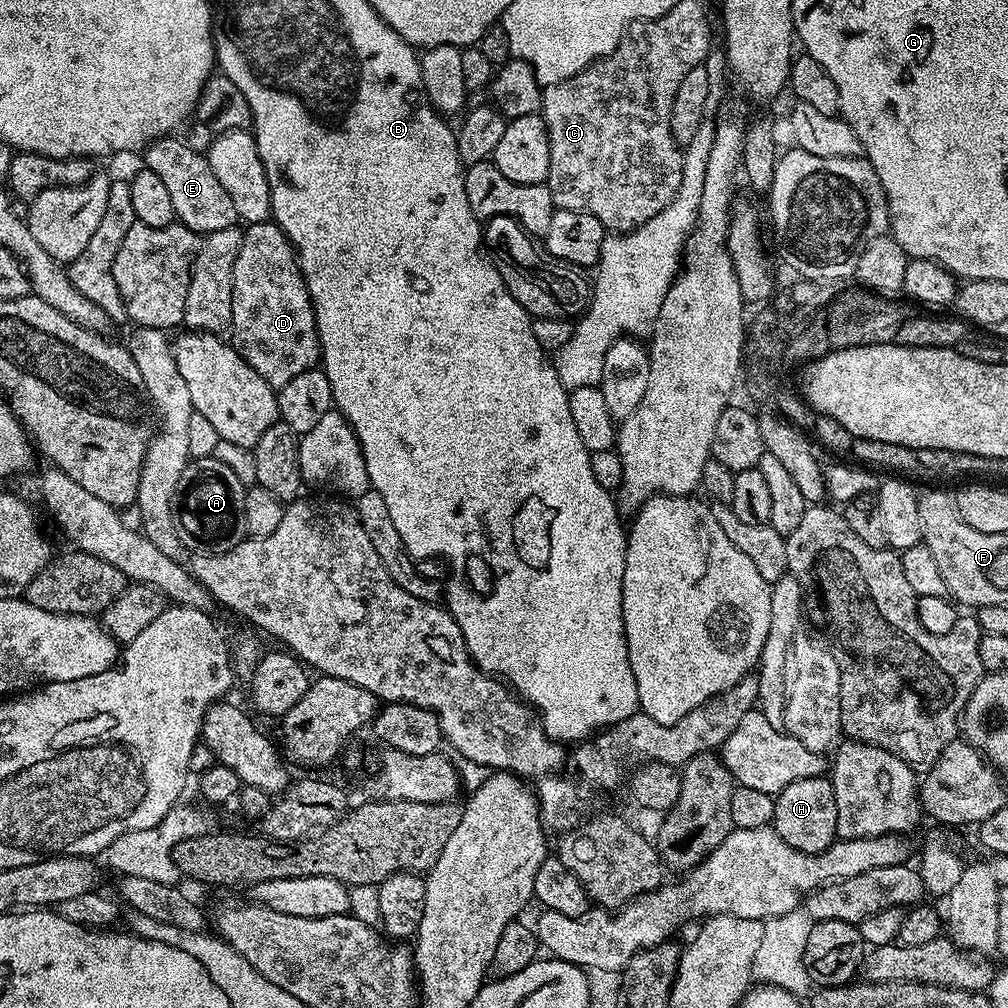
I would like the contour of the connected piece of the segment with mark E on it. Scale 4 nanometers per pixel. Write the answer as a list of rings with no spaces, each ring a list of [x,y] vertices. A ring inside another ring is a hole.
[[[175,135],[161,136],[153,144],[143,149],[143,167],[154,170],[158,178],[162,178],[166,191],[170,193],[170,202],[174,206],[176,220],[185,224],[190,230],[198,234],[207,234],[235,228],[238,224],[238,217],[234,210],[234,202],[230,194],[226,194],[222,182],[210,170],[210,162],[203,151],[191,148],[184,140],[175,140]]]

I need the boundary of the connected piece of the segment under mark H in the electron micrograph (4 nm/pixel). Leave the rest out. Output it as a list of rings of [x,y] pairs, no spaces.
[[[827,775],[798,778],[798,782],[790,782],[790,786],[777,792],[775,798],[774,818],[770,827],[779,834],[782,842],[794,846],[794,850],[802,854],[811,856],[824,852],[831,844],[836,843],[838,806],[834,802],[834,786]]]

